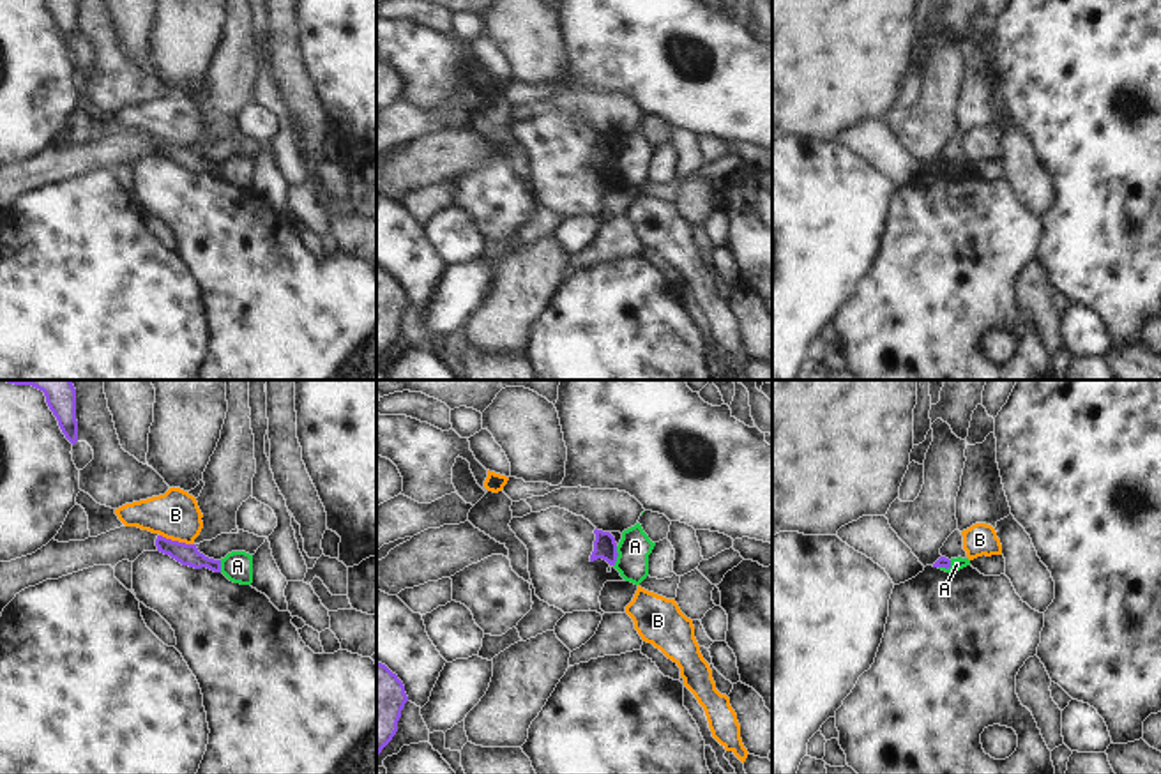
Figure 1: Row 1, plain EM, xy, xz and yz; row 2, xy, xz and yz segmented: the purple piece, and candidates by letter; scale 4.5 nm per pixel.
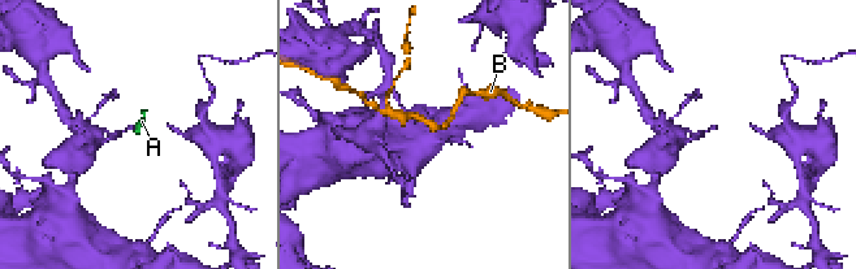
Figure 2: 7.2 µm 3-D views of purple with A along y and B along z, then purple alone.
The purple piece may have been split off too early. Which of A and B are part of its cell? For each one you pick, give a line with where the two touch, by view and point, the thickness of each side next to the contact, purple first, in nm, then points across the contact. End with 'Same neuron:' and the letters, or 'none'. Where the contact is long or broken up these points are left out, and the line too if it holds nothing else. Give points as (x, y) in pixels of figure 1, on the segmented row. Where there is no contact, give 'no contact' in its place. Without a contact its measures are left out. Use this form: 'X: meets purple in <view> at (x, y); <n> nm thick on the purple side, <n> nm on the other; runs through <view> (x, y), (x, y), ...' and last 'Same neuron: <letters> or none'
Same neuron: none

